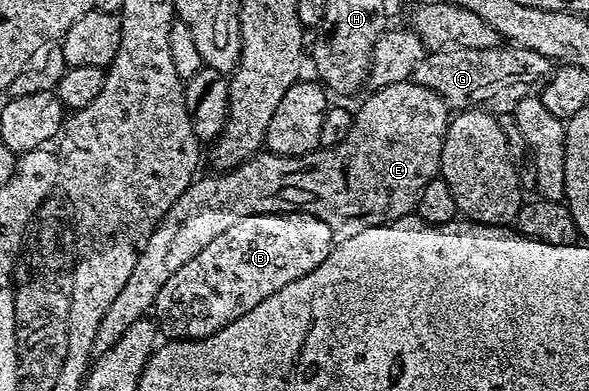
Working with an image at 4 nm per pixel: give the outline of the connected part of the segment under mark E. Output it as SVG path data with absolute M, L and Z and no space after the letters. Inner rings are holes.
M411 80L382 86L373 89L371 93L372 95L360 107L355 107L352 130L346 136L346 140L339 142L337 146L317 148L311 150L309 154L300 154L297 158L271 152L257 152L242 164L235 166L232 170L212 172L209 178L203 178L203 176L197 177L192 185L186 188L186 192L182 192L182 196L178 196L178 200L174 200L174 204L166 212L166 216L162 216L162 220L156 225L156 230L150 232L150 240L146 240L146 248L142 248L142 252L138 256L138 264L134 264L134 272L130 272L130 276L126 279L126 284L123 286L122 292L118 292L118 297L114 299L114 304L110 304L110 308L106 308L106 316L102 316L102 322L98 324L92 344L93 351L97 355L105 354L124 335L126 328L130 328L130 324L134 324L140 318L145 317L155 307L158 292L162 292L162 284L166 284L166 280L170 280L170 276L174 276L174 272L178 272L178 268L182 268L182 264L187 264L188 261L194 260L194 256L198 256L198 252L202 252L202 248L206 248L206 244L210 244L210 240L214 240L217 236L222 236L222 232L226 232L226 228L238 224L238 220L242 220L246 216L258 216L259 214L309 214L326 223L337 239L358 236L358 232L362 232L366 228L374 228L375 226L381 226L399 218L409 217L415 211L416 201L422 192L422 188L426 188L426 184L430 184L430 180L437 178L440 173L442 144L448 131L450 111L448 105L438 95L430 92L430 88L422 88L417 82Z

